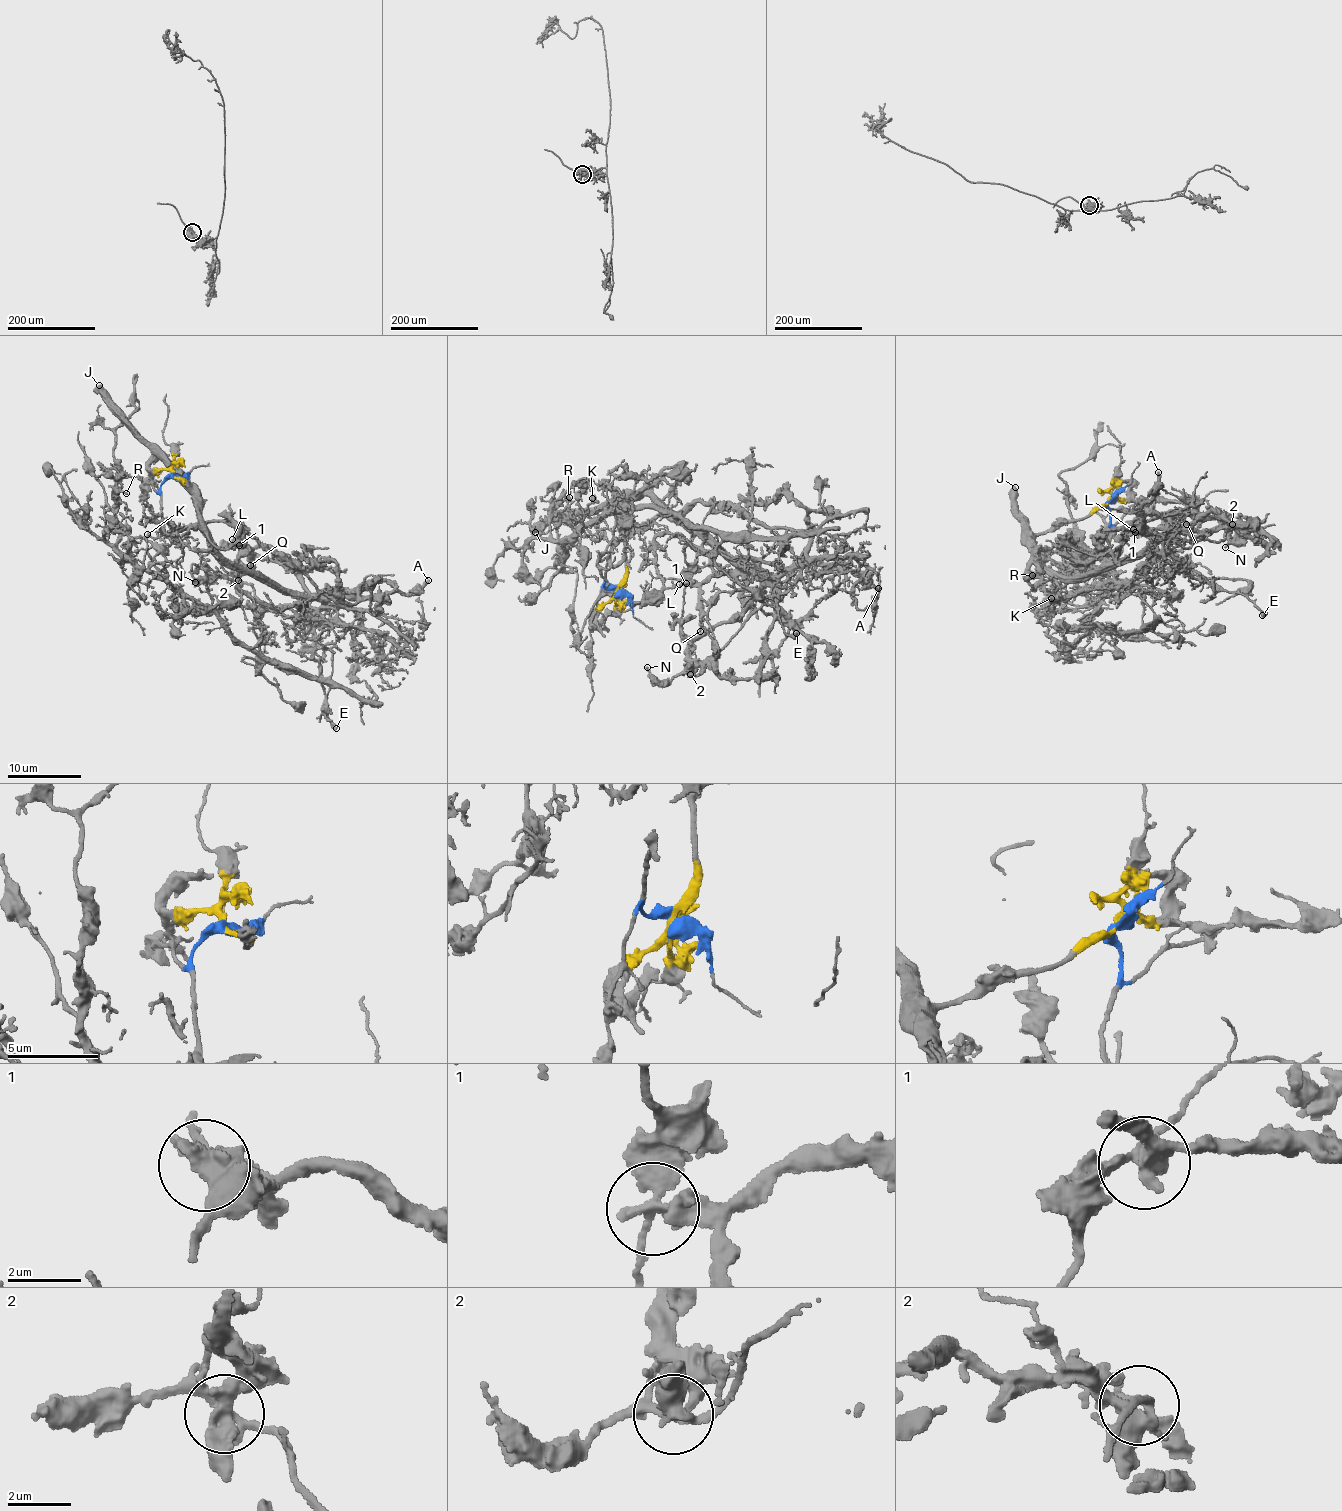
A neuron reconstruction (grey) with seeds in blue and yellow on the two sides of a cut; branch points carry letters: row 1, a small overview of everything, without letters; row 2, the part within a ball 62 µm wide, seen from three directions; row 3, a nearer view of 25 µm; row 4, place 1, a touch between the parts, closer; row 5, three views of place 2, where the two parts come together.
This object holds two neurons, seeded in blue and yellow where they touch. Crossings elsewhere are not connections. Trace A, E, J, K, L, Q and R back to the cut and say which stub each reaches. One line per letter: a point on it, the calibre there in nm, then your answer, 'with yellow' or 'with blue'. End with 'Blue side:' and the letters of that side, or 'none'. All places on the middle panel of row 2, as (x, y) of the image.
A: (878, 588) | 280 nm | with yellow
E: (796, 633) | 460 nm | with blue
J: (535, 532) | 550 nm | with yellow
K: (592, 498) | 140 nm | with blue
L: (679, 584) | 240 nm | with yellow
Q: (700, 631) | 320 nm | with yellow
R: (569, 497) | 180 nm | with blue
Blue side: E, K, R

